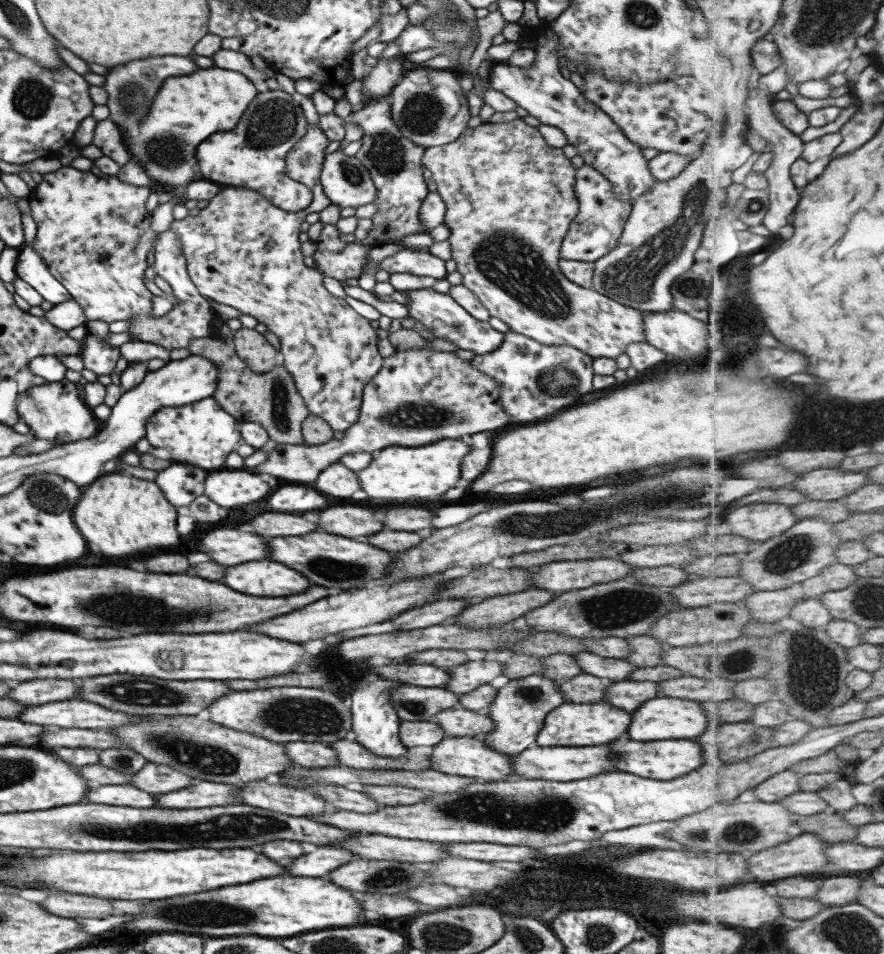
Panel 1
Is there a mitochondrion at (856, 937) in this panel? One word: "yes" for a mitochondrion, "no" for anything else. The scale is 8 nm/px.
yes

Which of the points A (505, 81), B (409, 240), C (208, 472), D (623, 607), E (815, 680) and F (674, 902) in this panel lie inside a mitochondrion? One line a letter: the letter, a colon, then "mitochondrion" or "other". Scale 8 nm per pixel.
A: other
B: other
C: other
D: mitochondrion
E: mitochondrion
F: mitochondrion

